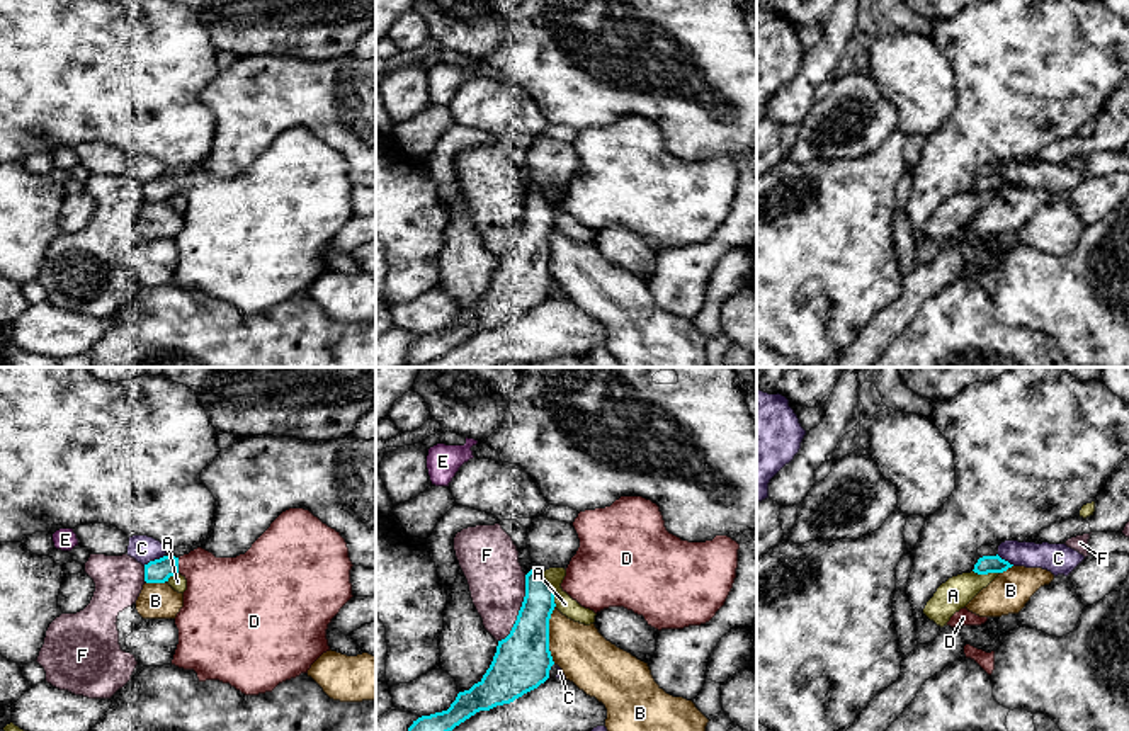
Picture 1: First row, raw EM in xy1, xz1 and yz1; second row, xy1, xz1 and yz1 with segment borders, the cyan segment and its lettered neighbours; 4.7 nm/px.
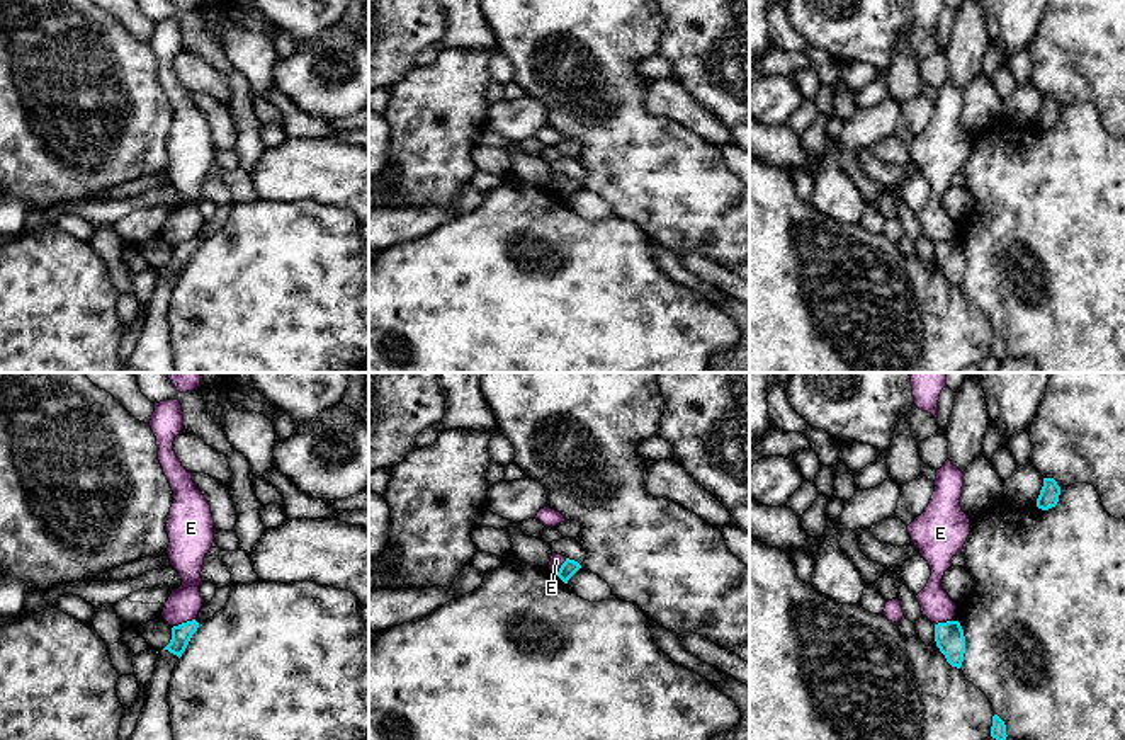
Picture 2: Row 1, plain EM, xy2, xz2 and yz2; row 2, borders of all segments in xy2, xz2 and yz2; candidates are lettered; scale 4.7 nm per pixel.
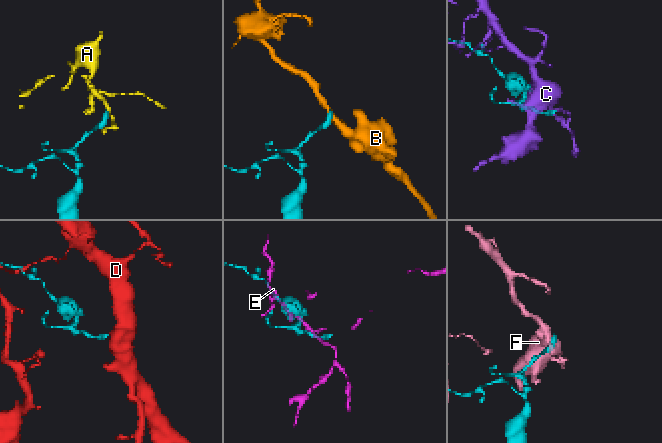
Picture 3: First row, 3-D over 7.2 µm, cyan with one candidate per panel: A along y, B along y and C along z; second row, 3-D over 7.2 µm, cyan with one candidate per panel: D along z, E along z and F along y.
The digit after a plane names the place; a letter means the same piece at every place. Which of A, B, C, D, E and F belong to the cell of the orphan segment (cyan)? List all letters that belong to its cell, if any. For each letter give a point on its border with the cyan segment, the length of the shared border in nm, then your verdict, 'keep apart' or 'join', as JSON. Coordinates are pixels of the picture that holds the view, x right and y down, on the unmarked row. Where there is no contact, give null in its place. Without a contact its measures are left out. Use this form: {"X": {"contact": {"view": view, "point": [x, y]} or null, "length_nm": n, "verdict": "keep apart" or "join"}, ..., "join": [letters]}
{"A": {"contact": {"view": "xz1", "point": [553, 209]}, "length_nm": 180, "verdict": "keep apart"}, "B": {"contact": {"view": "xz1", "point": [548, 254]}, "length_nm": 280, "verdict": "keep apart"}, "C": {"contact": {"view": "xy1", "point": [155, 179]}, "length_nm": 120, "verdict": "keep apart"}, "D": {"contact": {"view": "xy1", "point": [177, 184]}, "length_nm": 70, "verdict": "join"}, "E": {"contact": {"view": "xy2", "point": [184, 242]}, "length_nm": 110, "verdict": "keep apart"}, "F": {"contact": {"view": "xz1", "point": [521, 228]}, "length_nm": 340, "verdict": "keep apart"}, "join": ["D"]}

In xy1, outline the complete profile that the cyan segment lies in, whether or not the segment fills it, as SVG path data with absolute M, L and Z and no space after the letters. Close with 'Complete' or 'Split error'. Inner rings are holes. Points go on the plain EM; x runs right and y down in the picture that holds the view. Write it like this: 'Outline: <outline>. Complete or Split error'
Outline: M289 128L245 173L216 177L197 167L180 177L163 175L145 184L145 201L165 202L177 192L187 199L184 226L175 236L179 264L172 284L194 289L199 301L219 299L258 314L308 292L330 270L328 243L354 216L352 185L340 151L309 129Z. Split error

